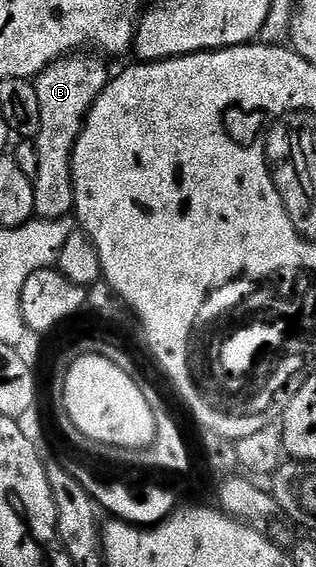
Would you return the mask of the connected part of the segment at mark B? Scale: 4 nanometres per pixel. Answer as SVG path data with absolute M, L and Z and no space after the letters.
M73 52L67 58L51 62L34 79L42 107L42 128L34 140L38 152L38 176L32 183L38 218L67 218L73 213L72 153L92 105L110 81L107 68L99 62L99 57L96 58L91 58L88 52Z

